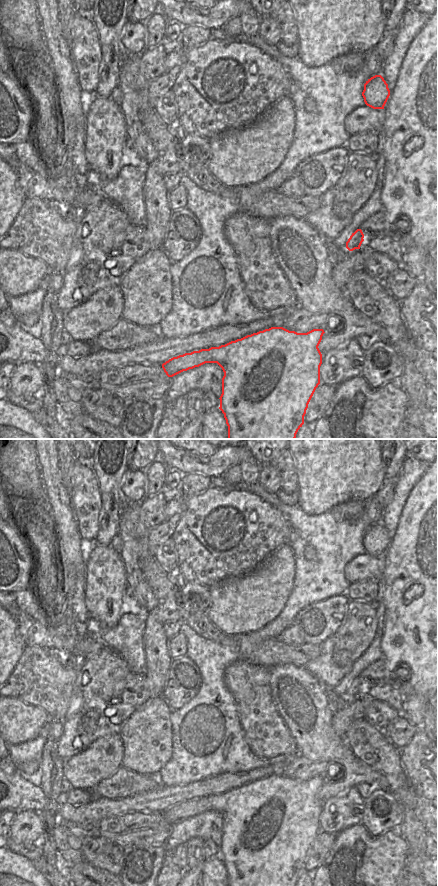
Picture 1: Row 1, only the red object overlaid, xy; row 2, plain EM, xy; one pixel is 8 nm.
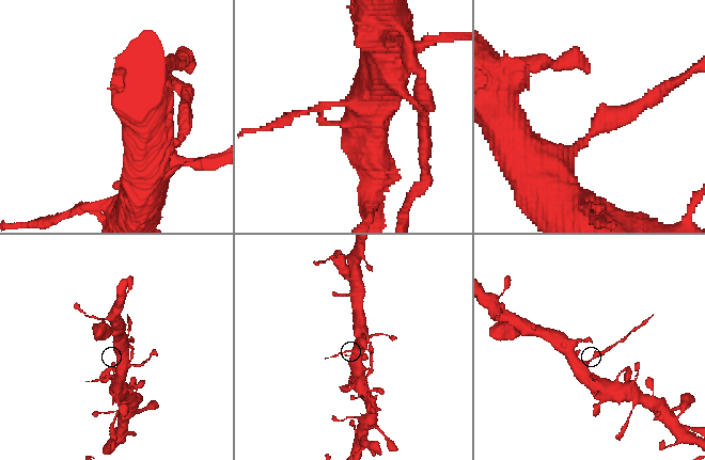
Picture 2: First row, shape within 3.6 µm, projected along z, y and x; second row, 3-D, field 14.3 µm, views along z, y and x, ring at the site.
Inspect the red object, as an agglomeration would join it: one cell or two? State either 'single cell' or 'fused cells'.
fused cells

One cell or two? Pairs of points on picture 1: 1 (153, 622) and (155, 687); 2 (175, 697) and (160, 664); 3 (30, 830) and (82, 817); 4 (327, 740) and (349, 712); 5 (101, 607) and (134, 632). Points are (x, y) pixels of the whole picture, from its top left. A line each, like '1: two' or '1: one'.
1: one
2: two
3: two
4: two
5: two

